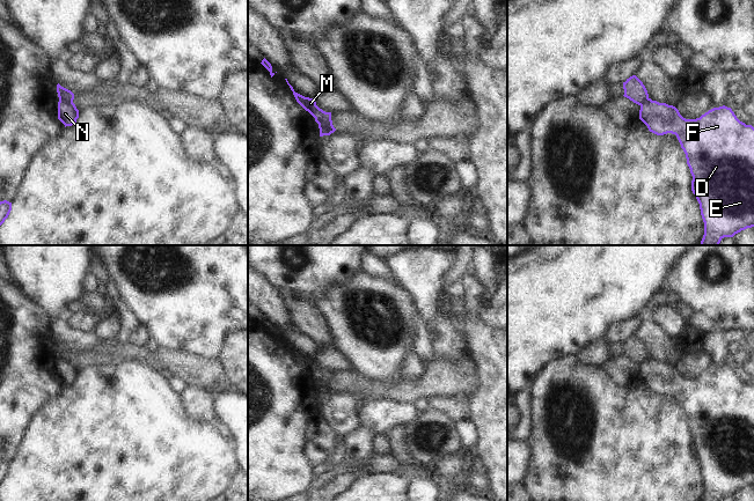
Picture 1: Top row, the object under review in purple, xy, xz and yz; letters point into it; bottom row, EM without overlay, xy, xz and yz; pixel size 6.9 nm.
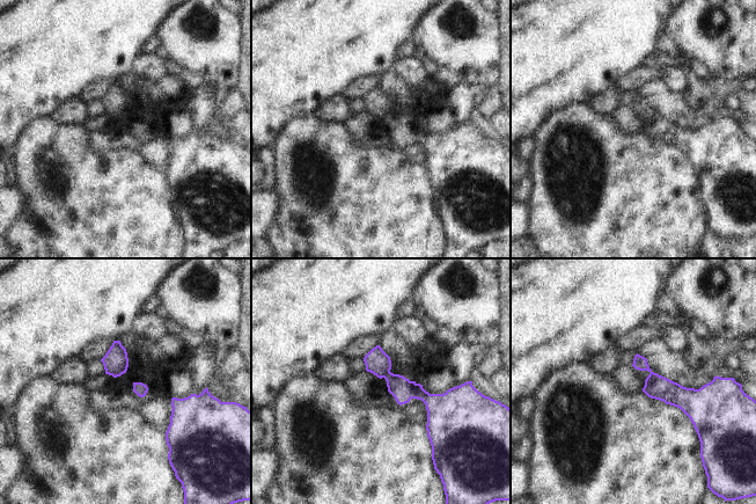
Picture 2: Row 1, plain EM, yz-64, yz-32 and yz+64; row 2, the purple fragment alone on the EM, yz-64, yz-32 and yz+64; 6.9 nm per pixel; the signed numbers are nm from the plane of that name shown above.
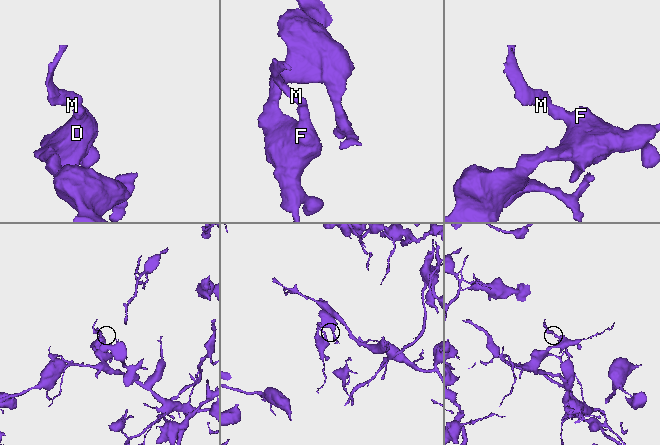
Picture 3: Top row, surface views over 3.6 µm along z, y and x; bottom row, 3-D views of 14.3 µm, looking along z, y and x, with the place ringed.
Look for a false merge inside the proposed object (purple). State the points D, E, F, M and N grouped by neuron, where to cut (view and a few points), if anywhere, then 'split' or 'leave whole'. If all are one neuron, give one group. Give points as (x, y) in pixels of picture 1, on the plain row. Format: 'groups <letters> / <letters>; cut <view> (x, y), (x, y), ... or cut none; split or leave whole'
groups D E F N / M; cut xy (59, 359), (72, 360); split

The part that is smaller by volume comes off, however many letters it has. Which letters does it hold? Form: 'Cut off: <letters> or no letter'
Cut off: M

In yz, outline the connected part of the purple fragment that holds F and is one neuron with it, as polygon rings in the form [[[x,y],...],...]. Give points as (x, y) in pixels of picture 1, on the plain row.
[[[647,358],[639,369],[639,378],[649,390],[675,393],[693,435],[695,454],[704,481],[701,501],[720,501],[754,486],[754,386],[740,381],[731,367],[713,367],[696,378],[683,377],[679,369]]]

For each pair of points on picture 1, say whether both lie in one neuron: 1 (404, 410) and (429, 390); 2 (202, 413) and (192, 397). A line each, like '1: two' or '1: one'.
1: two
2: one

